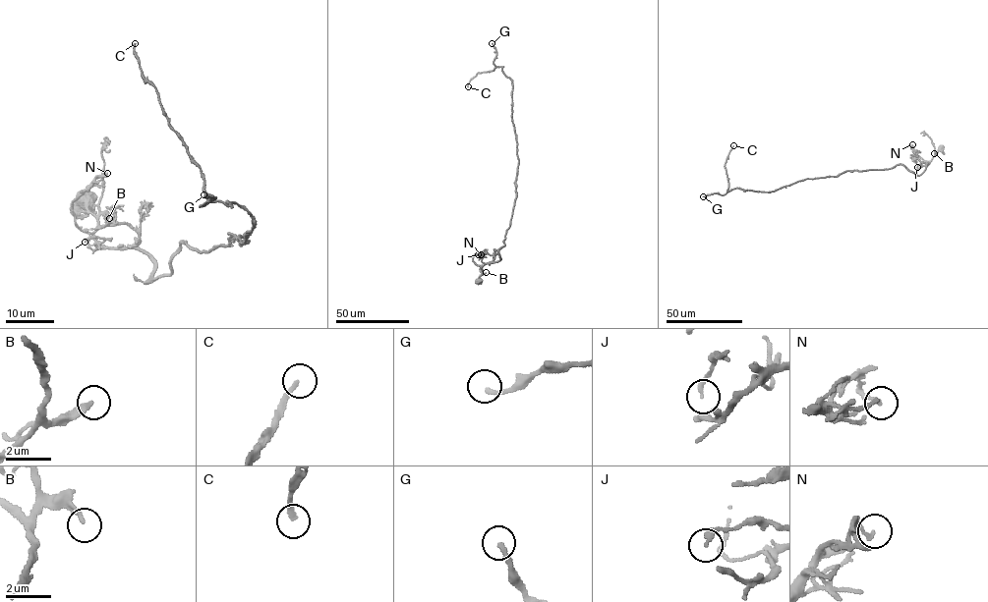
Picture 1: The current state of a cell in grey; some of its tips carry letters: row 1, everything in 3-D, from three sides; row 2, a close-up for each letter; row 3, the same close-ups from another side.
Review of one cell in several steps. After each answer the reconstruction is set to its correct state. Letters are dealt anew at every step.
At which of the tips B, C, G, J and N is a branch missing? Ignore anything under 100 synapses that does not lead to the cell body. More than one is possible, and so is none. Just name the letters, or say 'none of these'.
C, G

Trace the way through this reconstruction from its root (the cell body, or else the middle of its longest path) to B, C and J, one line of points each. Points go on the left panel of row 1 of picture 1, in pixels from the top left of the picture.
B: (87, 198), (89, 197), (87, 209), (109, 218)
C: (87, 198), (93, 239), (142, 249), (148, 283), (180, 243), (242, 245), (254, 222), (208, 198), (135, 43)
J: (87, 198), (87, 209), (98, 223), (92, 237), (103, 246), (95, 244), (103, 240), (98, 237), (85, 242)

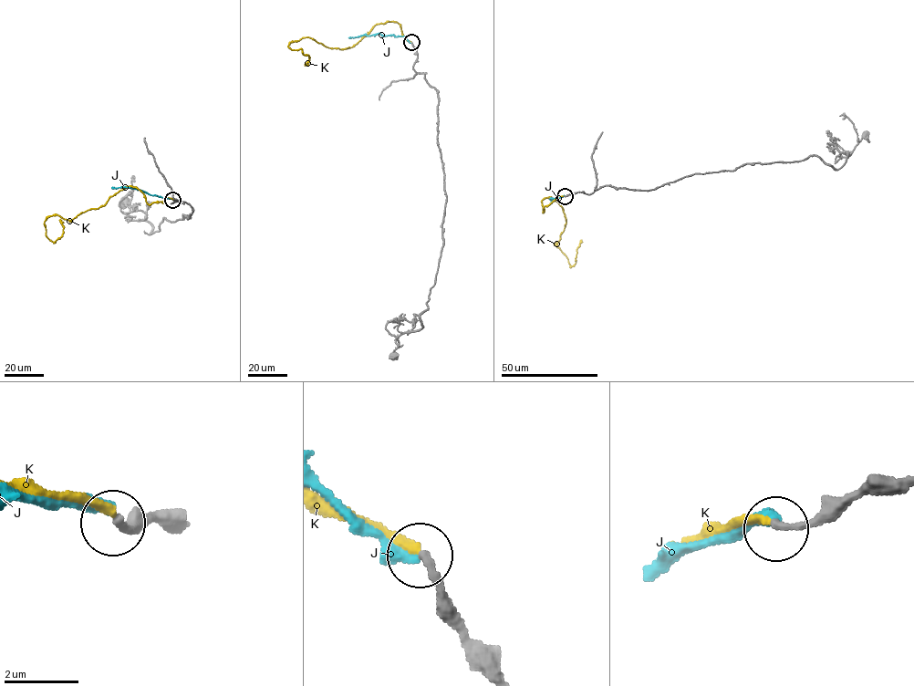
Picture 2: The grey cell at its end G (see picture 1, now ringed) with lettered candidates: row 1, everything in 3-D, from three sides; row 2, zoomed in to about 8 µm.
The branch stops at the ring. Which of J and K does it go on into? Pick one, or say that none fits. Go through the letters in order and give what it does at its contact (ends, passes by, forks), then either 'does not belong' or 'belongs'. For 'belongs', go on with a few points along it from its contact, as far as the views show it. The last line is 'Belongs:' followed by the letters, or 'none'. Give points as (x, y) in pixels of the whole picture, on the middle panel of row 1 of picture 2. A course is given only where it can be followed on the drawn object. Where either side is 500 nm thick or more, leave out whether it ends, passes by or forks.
J: it ends; does not belong
K: it ends; does not belong
Belongs: none

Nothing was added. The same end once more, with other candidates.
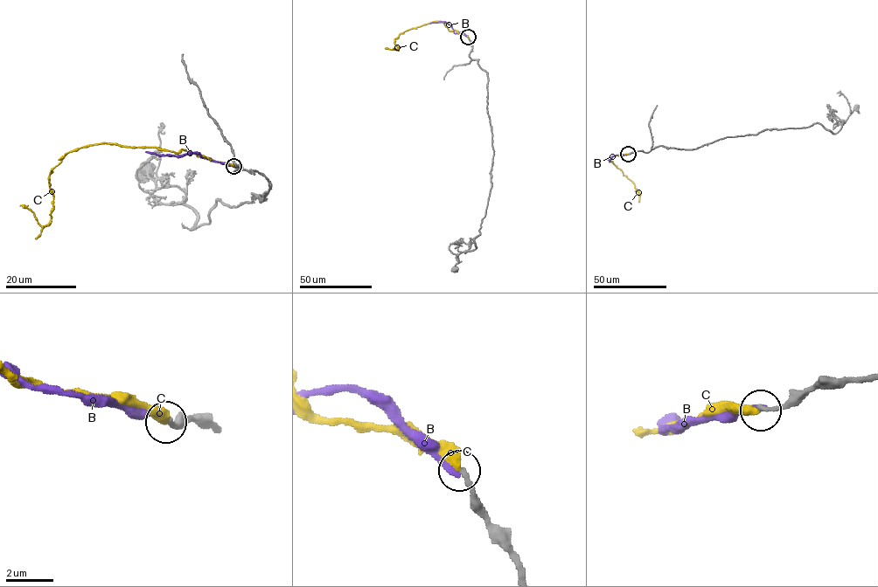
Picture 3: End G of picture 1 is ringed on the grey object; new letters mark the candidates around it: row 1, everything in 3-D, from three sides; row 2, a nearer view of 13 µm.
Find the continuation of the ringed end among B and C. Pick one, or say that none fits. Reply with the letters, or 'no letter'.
C

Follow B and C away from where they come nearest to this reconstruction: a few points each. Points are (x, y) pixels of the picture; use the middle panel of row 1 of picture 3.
B: (468, 37), (462, 32), (455, 33), (445, 22), (430, 24)
C: (468, 37), (455, 30), (449, 31), (443, 22), (435, 21), (400, 33), (394, 39), (398, 50), (385, 48)

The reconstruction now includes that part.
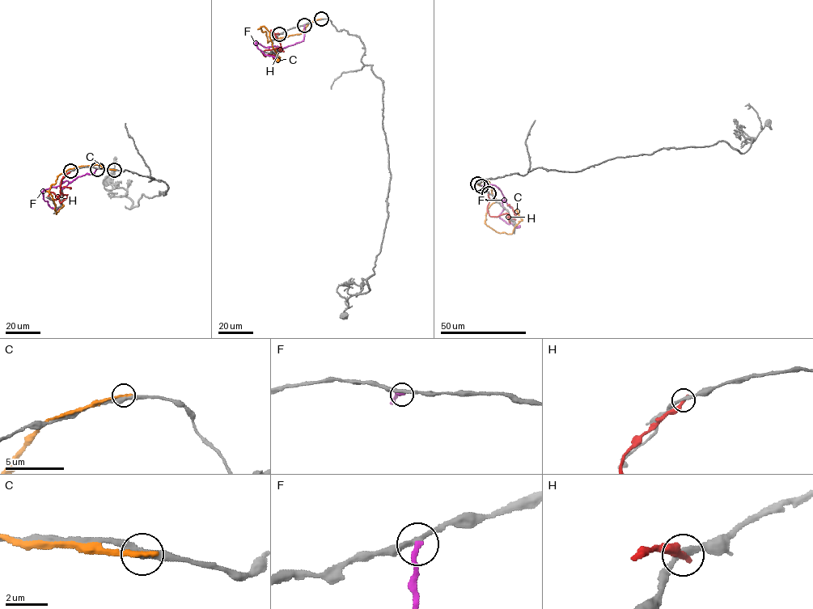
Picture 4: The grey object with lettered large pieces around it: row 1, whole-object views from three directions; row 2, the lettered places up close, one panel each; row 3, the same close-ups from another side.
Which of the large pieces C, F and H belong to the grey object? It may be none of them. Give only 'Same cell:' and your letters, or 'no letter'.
Same cell: no letter

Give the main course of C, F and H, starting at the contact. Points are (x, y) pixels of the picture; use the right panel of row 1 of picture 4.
C: (477, 183), (485, 180), (491, 186), (496, 200), (484, 223), (496, 231), (511, 234), (521, 220), (515, 209)
F: (481, 186), (495, 185), (505, 200), (502, 200), (504, 209), (499, 214), (501, 218), (509, 224), (520, 226)
H: (489, 193), (487, 211), (492, 217), (509, 214), (509, 222), (508, 213), (514, 219), (515, 215), (510, 205)

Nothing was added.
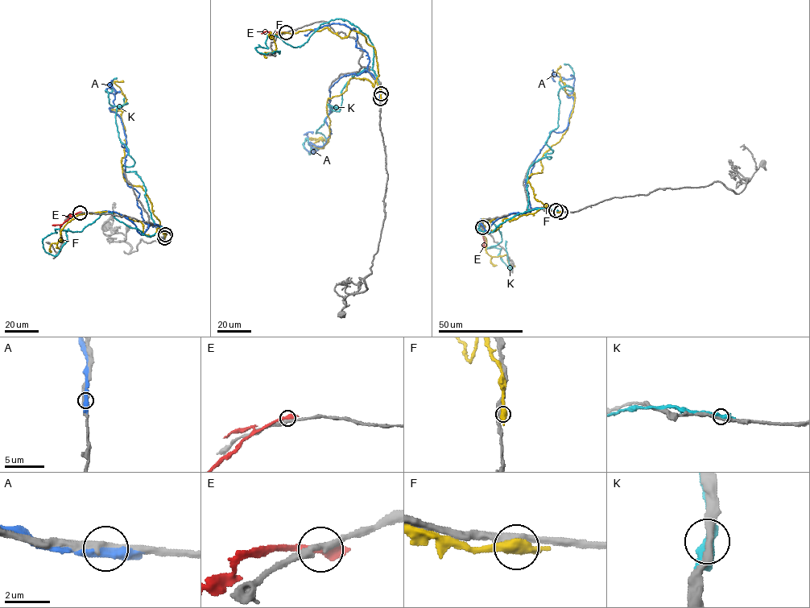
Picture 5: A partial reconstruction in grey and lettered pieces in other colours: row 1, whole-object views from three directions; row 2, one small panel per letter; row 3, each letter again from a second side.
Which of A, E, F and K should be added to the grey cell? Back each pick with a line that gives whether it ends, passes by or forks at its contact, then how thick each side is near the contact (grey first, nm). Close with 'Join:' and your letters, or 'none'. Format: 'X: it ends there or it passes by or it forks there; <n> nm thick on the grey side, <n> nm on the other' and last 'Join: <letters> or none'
Join: none

